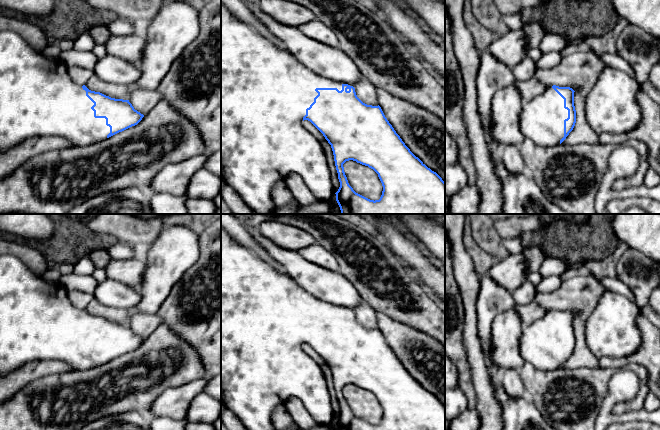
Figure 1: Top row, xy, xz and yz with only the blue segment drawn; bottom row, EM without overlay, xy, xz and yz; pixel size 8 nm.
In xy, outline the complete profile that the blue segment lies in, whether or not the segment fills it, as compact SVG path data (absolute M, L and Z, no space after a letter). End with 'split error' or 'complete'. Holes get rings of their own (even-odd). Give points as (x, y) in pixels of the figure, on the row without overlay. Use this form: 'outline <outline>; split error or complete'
outline M0 255L0 376L34 361L60 361L76 370L88 370L137 349L143 341L129 324L111 322L74 307L59 282L47 282L33 274L13 255Z; split error

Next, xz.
outline M221 229L221 401L227 409L235 414L247 430L275 430L272 421L275 408L280 404L285 404L292 397L299 398L303 402L308 412L318 424L335 423L339 430L445 430L445 406L436 396L428 392L410 375L389 347L379 329L372 330L363 327L357 321L353 310L334 306L312 296L301 288L290 276L277 271L273 266L265 262L249 248L237 243L227 232ZM304 344L310 345L331 369L340 406L337 416L334 415L328 385L321 368L303 351L302 346ZM349 384L368 390L378 398L383 410L382 419L379 424L370 424L356 417L349 409L343 391L343 388Z; split error

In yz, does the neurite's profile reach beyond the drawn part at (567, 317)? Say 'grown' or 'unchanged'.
grown

